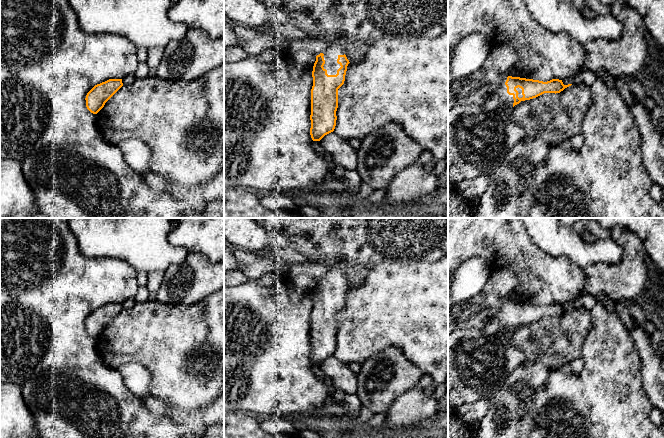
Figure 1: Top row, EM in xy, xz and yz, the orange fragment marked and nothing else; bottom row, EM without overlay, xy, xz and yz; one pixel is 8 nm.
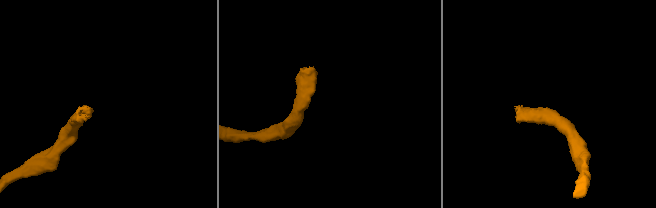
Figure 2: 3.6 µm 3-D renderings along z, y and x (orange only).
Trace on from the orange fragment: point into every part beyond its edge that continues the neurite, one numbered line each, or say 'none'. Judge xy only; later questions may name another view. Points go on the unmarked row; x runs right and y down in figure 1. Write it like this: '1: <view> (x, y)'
none

